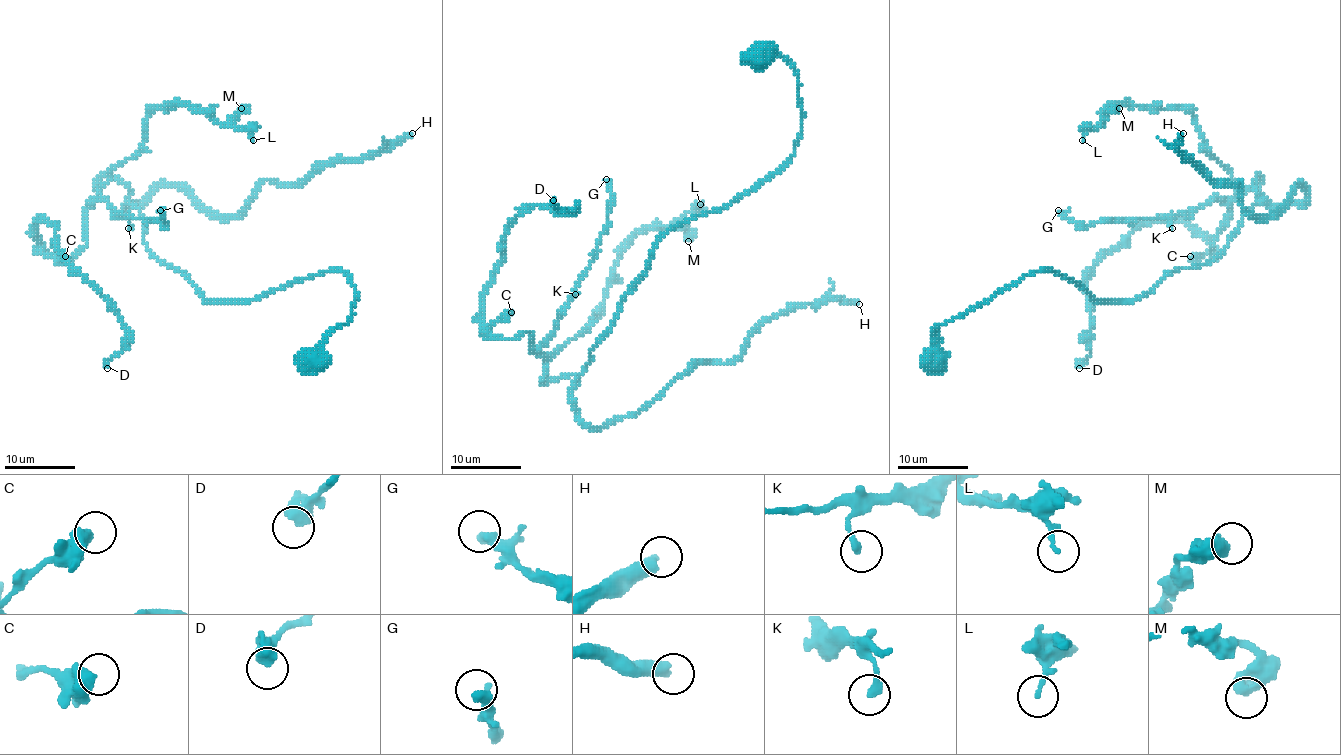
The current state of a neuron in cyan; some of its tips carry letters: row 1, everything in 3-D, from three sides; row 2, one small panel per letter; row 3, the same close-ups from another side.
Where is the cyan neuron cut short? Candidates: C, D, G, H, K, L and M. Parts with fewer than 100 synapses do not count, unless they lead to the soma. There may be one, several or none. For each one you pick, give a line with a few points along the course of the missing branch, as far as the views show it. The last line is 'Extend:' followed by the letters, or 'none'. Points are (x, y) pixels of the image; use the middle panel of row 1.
Extend: H

